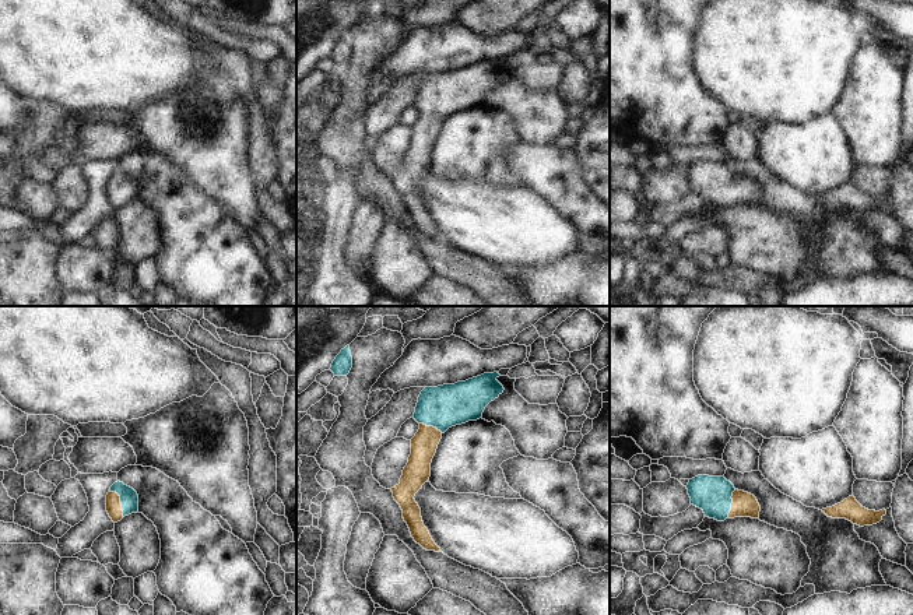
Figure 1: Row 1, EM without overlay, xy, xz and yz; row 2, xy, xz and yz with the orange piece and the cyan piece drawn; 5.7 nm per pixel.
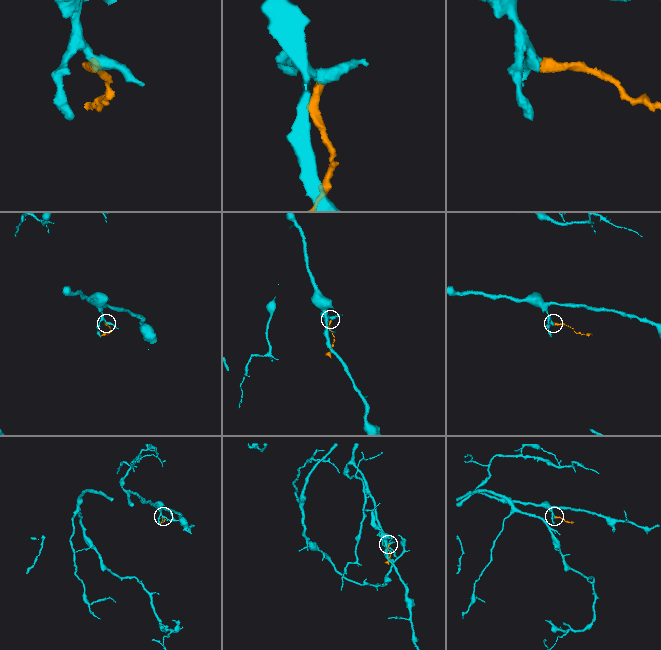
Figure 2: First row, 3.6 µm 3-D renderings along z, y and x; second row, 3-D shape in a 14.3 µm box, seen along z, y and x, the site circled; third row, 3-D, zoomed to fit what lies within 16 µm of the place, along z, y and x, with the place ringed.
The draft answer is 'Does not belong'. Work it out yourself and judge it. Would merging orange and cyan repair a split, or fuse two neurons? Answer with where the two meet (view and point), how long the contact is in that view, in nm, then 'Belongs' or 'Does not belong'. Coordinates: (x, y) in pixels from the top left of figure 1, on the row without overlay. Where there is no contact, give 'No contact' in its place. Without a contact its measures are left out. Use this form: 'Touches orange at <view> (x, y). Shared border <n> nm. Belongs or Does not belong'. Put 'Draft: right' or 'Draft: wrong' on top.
Draft: wrong
Touches orange at xy (119, 189). Shared border 180 nm. Belongs.

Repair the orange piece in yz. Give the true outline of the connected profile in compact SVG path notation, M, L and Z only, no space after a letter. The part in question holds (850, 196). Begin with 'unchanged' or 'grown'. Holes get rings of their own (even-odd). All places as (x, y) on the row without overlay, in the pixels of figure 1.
unchanged | M849 183L847 186L832 194L822 196L822 198L828 204L846 205L860 214L877 211L886 201L885 196L875 198L863 194L854 183Z

